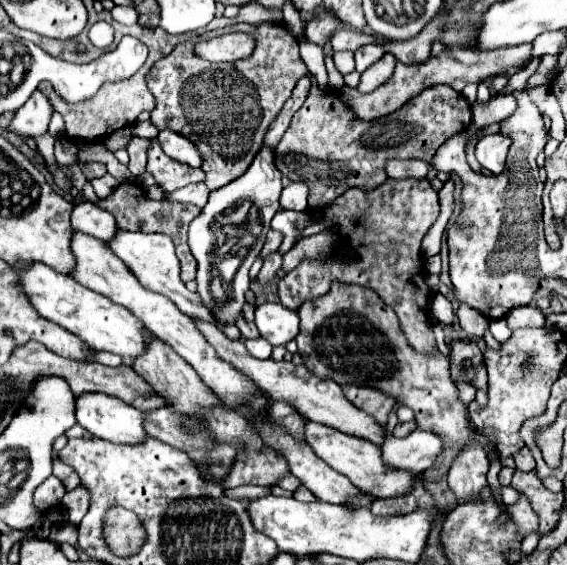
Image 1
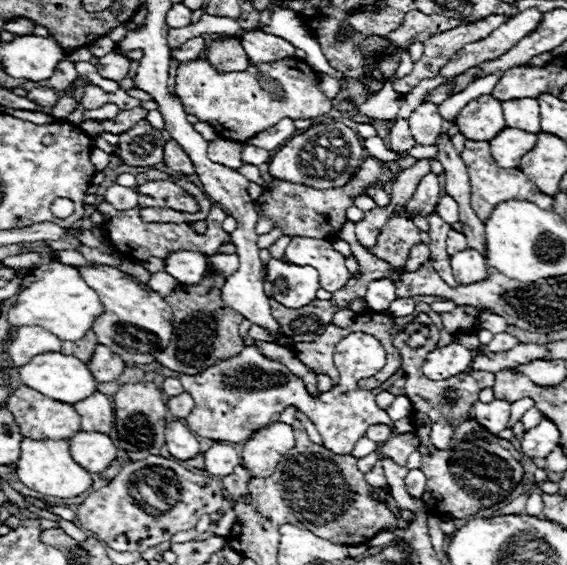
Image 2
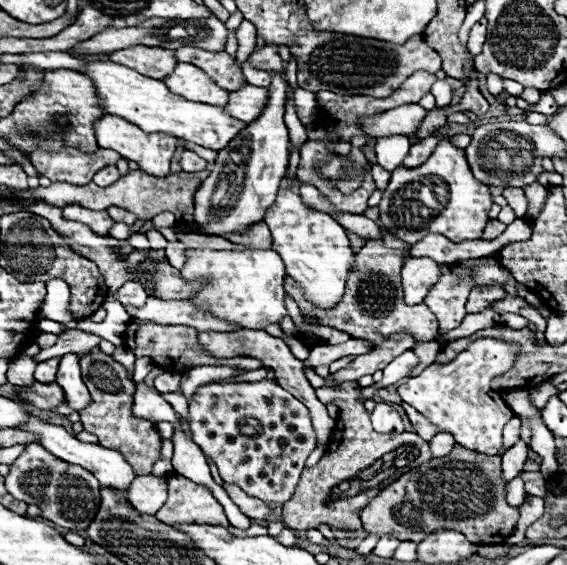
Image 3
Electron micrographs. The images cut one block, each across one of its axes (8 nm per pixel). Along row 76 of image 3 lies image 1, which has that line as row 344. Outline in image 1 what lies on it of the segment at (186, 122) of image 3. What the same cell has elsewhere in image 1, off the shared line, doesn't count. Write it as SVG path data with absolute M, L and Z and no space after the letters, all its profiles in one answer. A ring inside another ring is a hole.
M32 264L26 270L18 270L18 274L20 284L38 314L42 318L48 318L50 322L64 326L68 332L82 338L94 350L138 358L140 354L144 354L148 342L152 340L152 336L146 334L146 326L142 324L142 320L138 320L128 308L114 304L110 298L78 284L70 276L58 274L44 264Z

